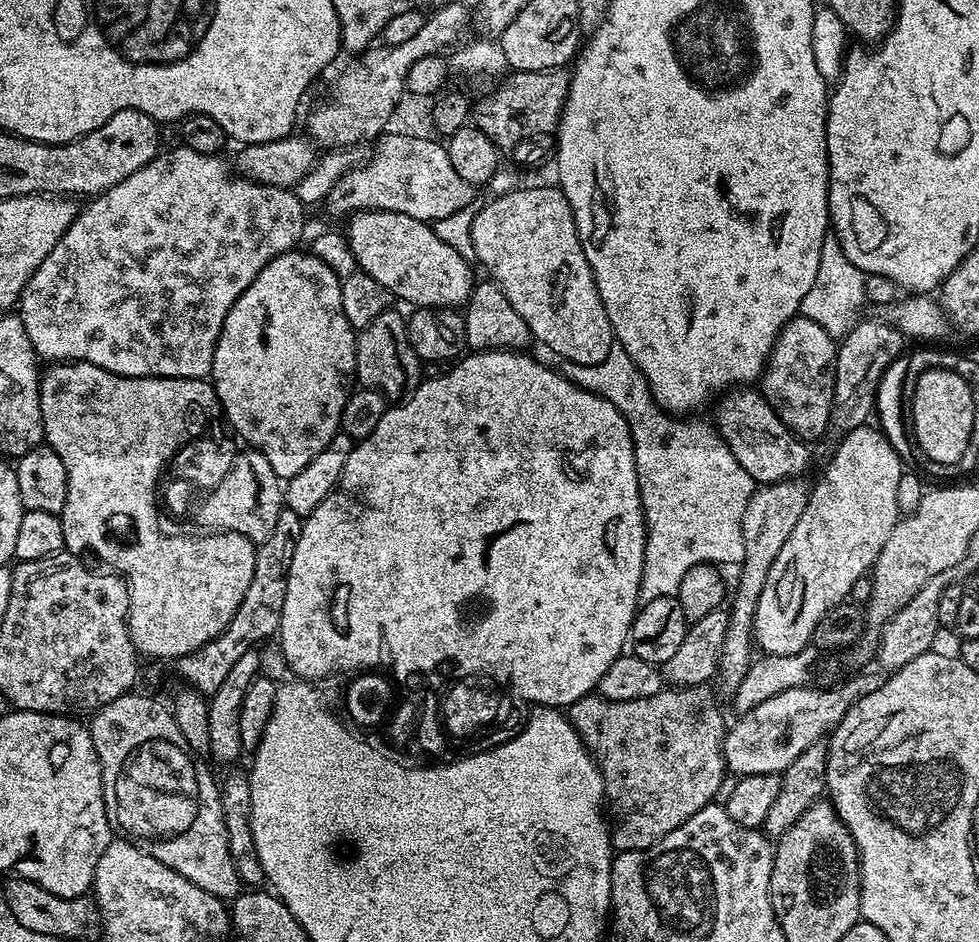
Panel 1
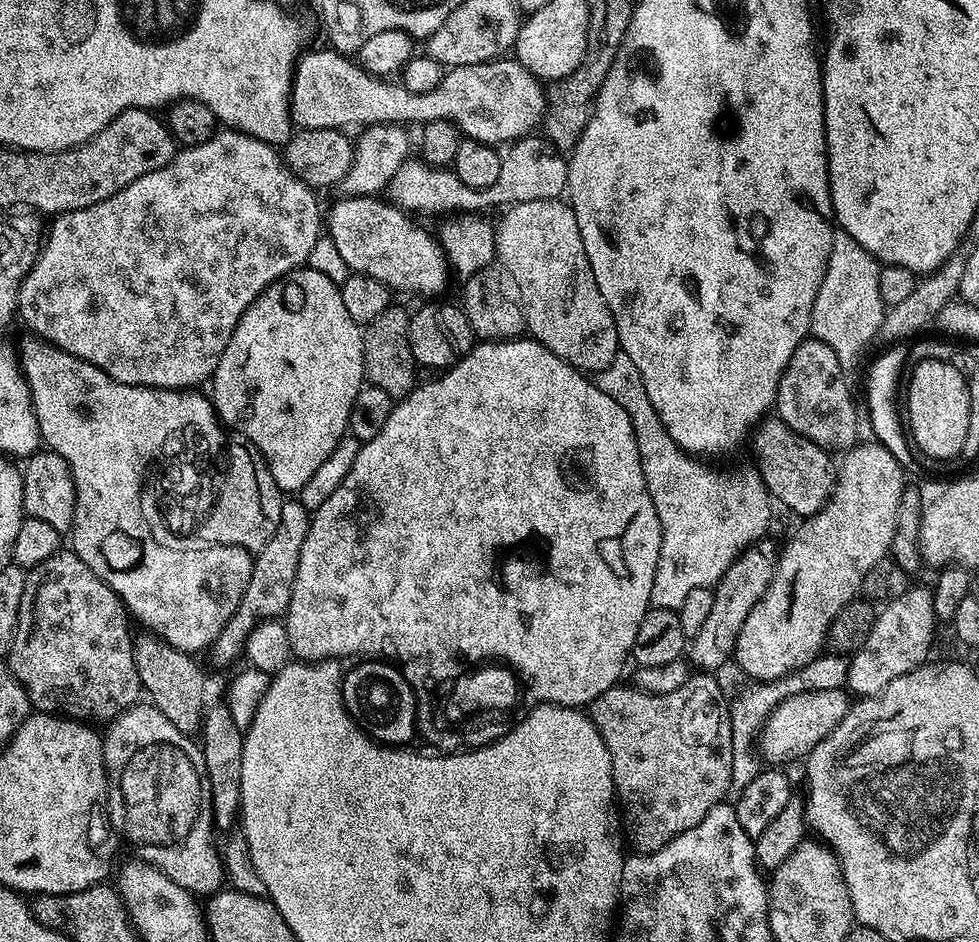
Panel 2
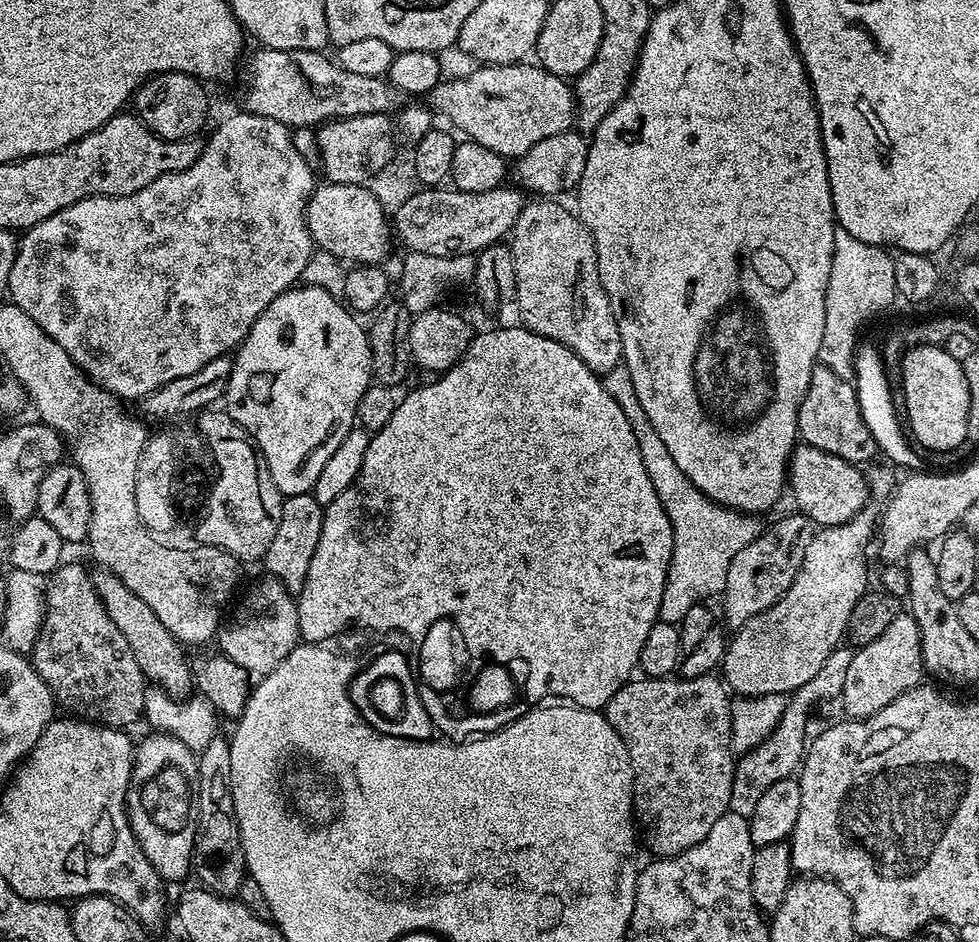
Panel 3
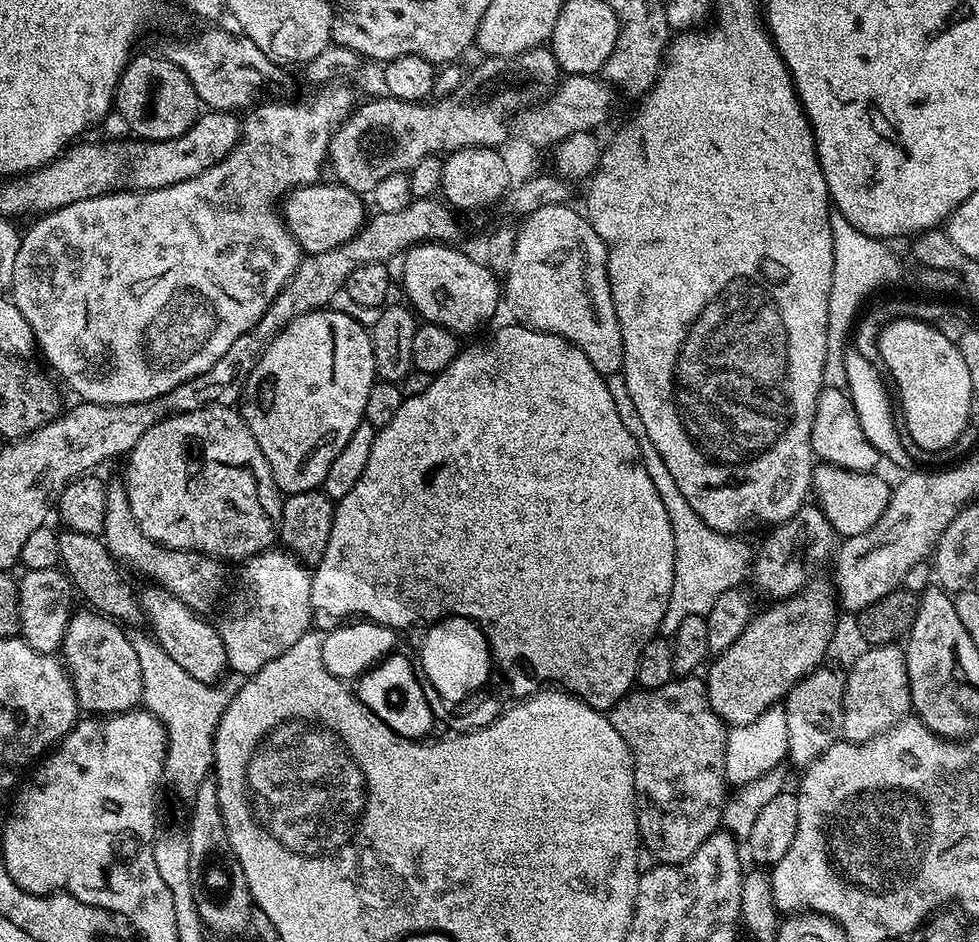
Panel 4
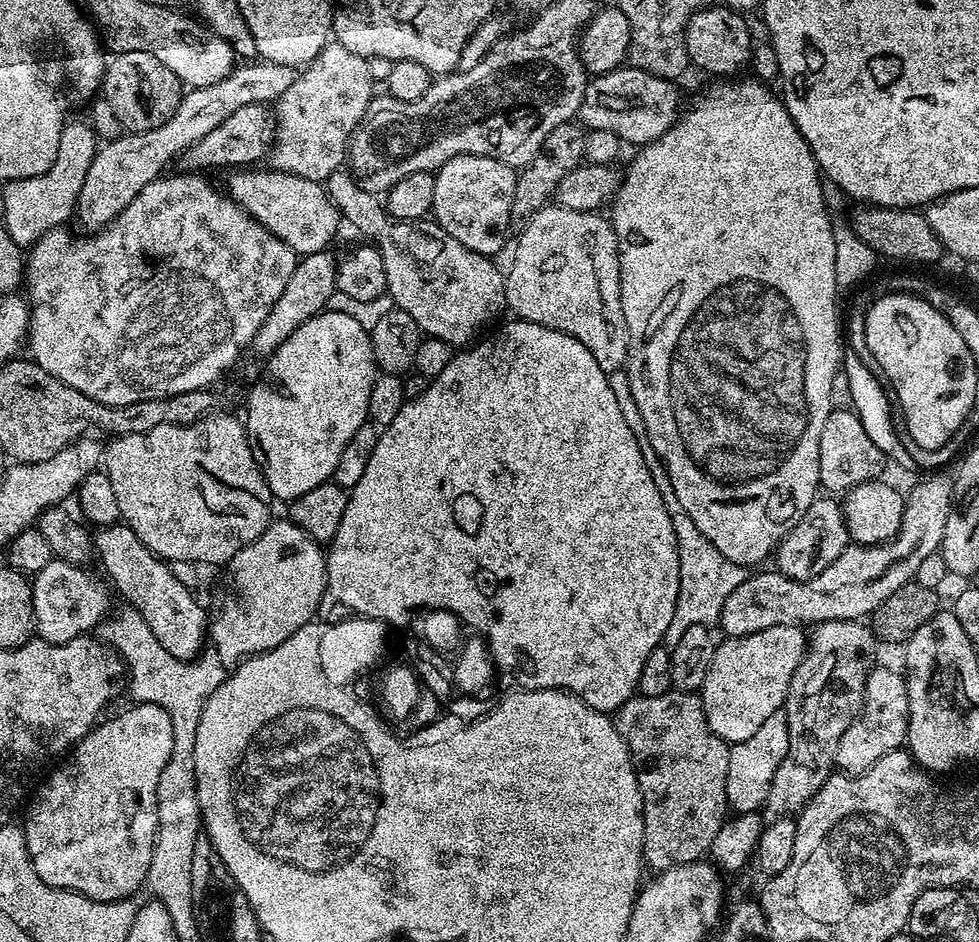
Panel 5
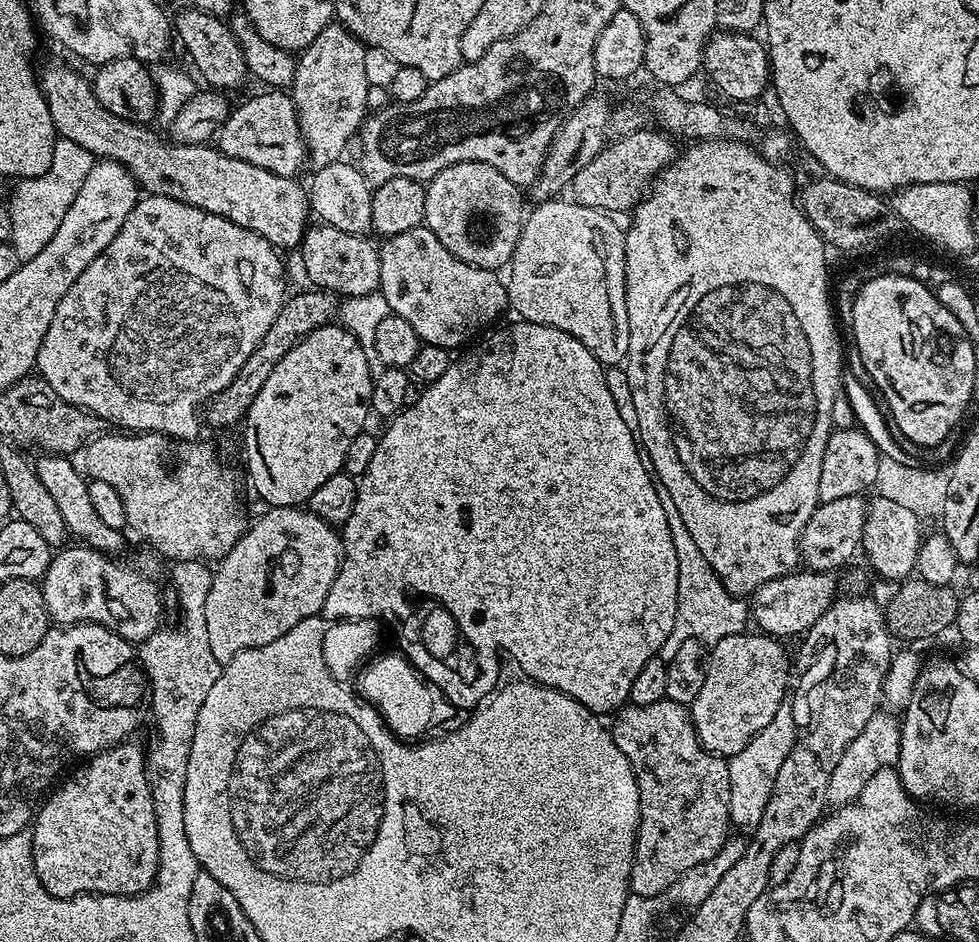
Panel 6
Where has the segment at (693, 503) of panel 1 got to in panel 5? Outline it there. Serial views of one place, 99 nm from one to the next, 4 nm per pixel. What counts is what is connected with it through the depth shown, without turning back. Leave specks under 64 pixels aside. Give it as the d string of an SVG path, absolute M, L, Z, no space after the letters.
M621 370L611 373L608 381L610 382L610 390L614 390L614 398L618 398L618 406L622 409L622 418L626 418L626 426L630 426L630 430L634 430L634 438L638 438L638 446L646 458L646 466L666 502L674 526L678 562L680 563L680 589L678 590L674 618L664 635L664 644L671 646L678 642L678 638L682 638L685 630L690 630L690 626L715 625L722 614L722 602L726 602L726 598L737 586L742 586L742 582L750 575L750 572L745 565L730 562L730 558L718 554L714 542L707 540L702 534L702 530L698 530L698 526L694 526L694 522L690 522L690 514L686 514L686 510L682 510L682 506L678 503L678 497L675 496L674 490L670 486L670 478L666 474L664 463L650 446L650 438L646 434L646 422L642 422L642 414L638 414L638 406L634 406L634 394L630 394L627 371Z

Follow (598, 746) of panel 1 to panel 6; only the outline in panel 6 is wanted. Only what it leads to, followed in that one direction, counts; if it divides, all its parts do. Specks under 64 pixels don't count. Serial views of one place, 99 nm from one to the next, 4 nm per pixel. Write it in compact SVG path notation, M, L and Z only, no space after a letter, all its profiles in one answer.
M665 698L658 702L650 702L650 706L638 706L629 703L615 713L614 719L616 721L610 724L612 737L618 746L618 750L622 750L622 754L626 754L626 758L634 770L634 778L638 782L638 794L640 795L640 825L636 831L636 853L632 855L632 877L628 887L631 895L660 898L663 897L663 892L667 893L672 889L690 870L694 870L699 864L704 864L710 858L714 858L714 854L718 854L718 850L722 850L722 846L730 839L730 821L728 818L730 814L730 770L728 769L728 760L708 752L702 747L698 734L692 725L691 711L685 705L673 700Z

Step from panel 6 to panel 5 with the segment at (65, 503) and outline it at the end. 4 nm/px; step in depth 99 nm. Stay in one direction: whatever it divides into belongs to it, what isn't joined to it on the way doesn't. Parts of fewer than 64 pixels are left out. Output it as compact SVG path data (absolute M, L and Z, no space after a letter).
M121 522L111 524L109 528L101 528L94 536L94 552L98 564L104 567L109 576L111 587L116 588L125 596L127 607L138 610L154 630L154 638L162 642L167 652L174 654L179 660L195 660L206 648L208 636L208 612L195 600L193 589L178 582L173 565L167 560L161 560L130 530L128 525Z

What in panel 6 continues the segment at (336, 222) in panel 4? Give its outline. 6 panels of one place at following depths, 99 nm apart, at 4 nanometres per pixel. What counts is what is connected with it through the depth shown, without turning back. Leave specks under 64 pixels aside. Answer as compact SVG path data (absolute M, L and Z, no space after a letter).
M64 64L41 67L38 83L59 139L82 146L93 158L118 162L145 193L205 208L210 214L218 214L266 238L266 242L278 250L299 249L310 224L309 193L303 183L299 184L299 179L270 174L270 170L262 170L262 166L250 166L250 162L230 158L219 147L207 143L181 144L171 138L163 140L143 123L118 118L118 114L110 114L110 110L98 102L91 83Z

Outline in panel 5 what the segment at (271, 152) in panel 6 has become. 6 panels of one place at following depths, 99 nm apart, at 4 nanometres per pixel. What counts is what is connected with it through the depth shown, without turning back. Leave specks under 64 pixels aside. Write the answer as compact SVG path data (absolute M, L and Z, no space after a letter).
M265 105L242 106L221 122L215 130L210 130L206 138L194 142L194 146L186 149L180 157L183 171L188 174L200 174L203 168L224 168L223 170L236 170L241 166L252 166L255 160L260 160L269 155L274 139L274 116Z

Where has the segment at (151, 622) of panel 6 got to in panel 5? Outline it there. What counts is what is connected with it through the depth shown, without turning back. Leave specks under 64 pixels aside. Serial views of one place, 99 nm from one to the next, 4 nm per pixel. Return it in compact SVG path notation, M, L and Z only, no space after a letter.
M53 558L40 572L31 577L35 635L48 644L65 644L74 638L91 633L96 625L109 615L107 583L99 584L88 576L89 569L84 566L67 564L62 559Z

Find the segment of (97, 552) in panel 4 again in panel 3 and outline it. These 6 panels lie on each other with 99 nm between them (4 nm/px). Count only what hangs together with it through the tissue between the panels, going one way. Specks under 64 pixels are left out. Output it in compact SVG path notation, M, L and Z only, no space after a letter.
M103 570L93 571L91 577L98 598L102 598L102 606L106 606L106 612L126 639L134 653L134 662L138 662L138 670L142 670L145 681L149 685L159 686L166 695L176 700L191 697L194 692L194 679L189 657L184 657L185 645L176 640L174 634L166 630L166 626L162 626L158 614L154 614L154 610L120 578Z

